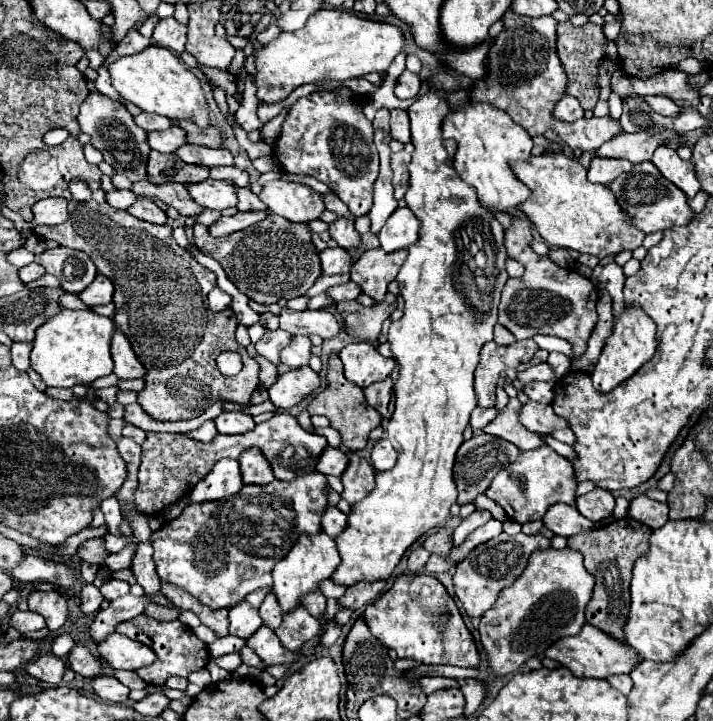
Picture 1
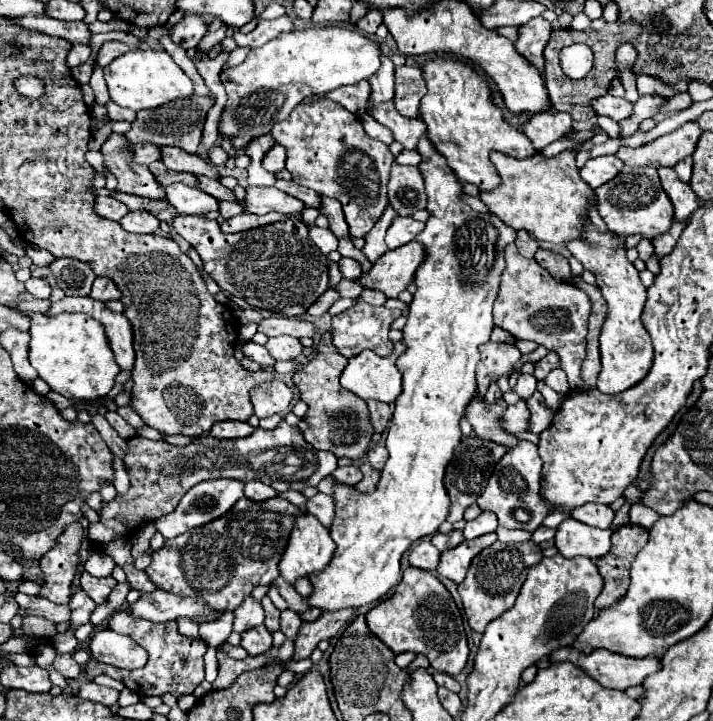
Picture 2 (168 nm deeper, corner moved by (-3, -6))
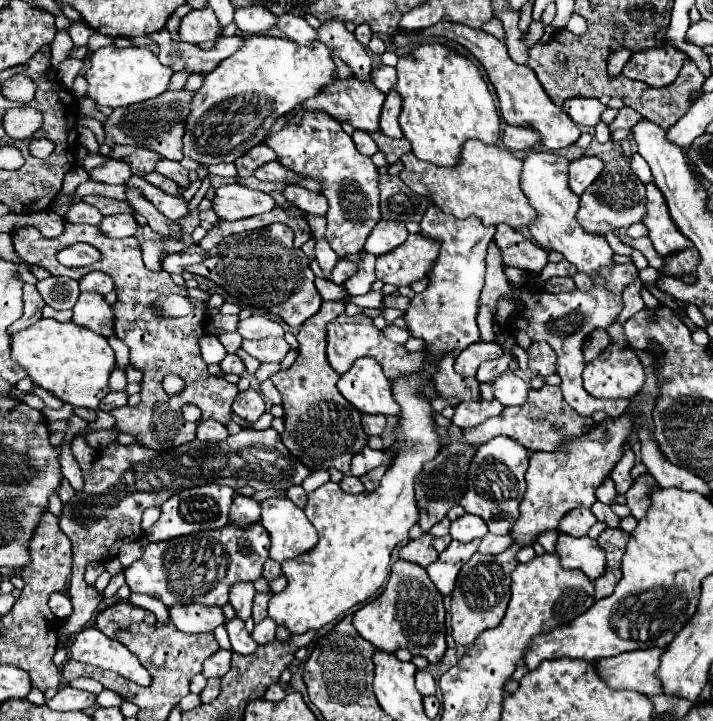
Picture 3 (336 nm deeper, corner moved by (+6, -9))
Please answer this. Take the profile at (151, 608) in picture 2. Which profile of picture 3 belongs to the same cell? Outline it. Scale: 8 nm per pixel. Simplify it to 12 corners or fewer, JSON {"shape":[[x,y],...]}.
{"shape":[[173,606],[181,632],[213,632],[225,622],[217,606]]}

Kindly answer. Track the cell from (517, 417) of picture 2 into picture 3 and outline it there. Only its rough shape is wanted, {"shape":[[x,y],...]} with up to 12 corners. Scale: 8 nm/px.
{"shape":[[497,400],[461,402],[453,424],[477,426],[503,412]]}

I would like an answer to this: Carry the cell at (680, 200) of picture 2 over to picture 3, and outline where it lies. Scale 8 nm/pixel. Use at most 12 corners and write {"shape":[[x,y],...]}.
{"shape":[[647,184],[641,220],[659,256],[693,248],[671,222],[665,198]]}

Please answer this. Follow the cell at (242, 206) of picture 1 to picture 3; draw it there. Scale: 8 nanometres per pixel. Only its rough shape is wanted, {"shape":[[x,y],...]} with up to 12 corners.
{"shape":[[161,158],[155,172],[179,186],[189,186],[187,170],[179,162]]}

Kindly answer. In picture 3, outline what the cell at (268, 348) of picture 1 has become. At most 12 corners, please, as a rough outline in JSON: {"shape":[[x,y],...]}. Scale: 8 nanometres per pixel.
{"shape":[[227,354],[219,362],[225,374],[243,374],[243,362],[237,354]]}

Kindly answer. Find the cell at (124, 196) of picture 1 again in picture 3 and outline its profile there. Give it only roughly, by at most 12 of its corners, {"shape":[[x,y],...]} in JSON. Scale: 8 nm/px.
{"shape":[[79,202],[65,212],[71,224],[99,226],[103,216]]}

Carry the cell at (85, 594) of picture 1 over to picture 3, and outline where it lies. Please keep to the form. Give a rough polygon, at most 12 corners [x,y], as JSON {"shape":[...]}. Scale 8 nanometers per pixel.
{"shape":[[63,592],[49,598],[49,608],[59,618],[73,612],[71,598]]}

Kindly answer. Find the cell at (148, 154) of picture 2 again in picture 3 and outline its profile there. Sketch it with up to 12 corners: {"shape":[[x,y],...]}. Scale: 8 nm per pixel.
{"shape":[[107,158],[89,170],[93,182],[123,184],[129,164]]}

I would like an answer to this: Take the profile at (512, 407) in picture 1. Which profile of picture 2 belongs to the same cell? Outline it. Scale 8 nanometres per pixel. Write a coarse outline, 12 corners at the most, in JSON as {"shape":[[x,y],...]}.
{"shape":[[478,397],[466,409],[474,433],[486,441],[516,447],[502,427],[506,401],[486,409]]}

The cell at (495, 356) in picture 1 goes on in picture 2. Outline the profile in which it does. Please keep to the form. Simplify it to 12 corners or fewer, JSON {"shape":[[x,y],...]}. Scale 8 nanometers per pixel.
{"shape":[[484,343],[476,367],[478,397],[492,381],[514,371],[522,353],[516,345]]}

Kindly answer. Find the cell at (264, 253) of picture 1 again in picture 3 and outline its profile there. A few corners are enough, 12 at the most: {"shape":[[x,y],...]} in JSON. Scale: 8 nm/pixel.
{"shape":[[285,224],[167,254],[293,328],[323,302]]}

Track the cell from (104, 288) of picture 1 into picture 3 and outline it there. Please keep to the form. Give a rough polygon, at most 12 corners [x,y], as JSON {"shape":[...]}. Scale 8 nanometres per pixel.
{"shape":[[89,272],[79,280],[83,292],[107,294],[113,280],[105,272]]}

